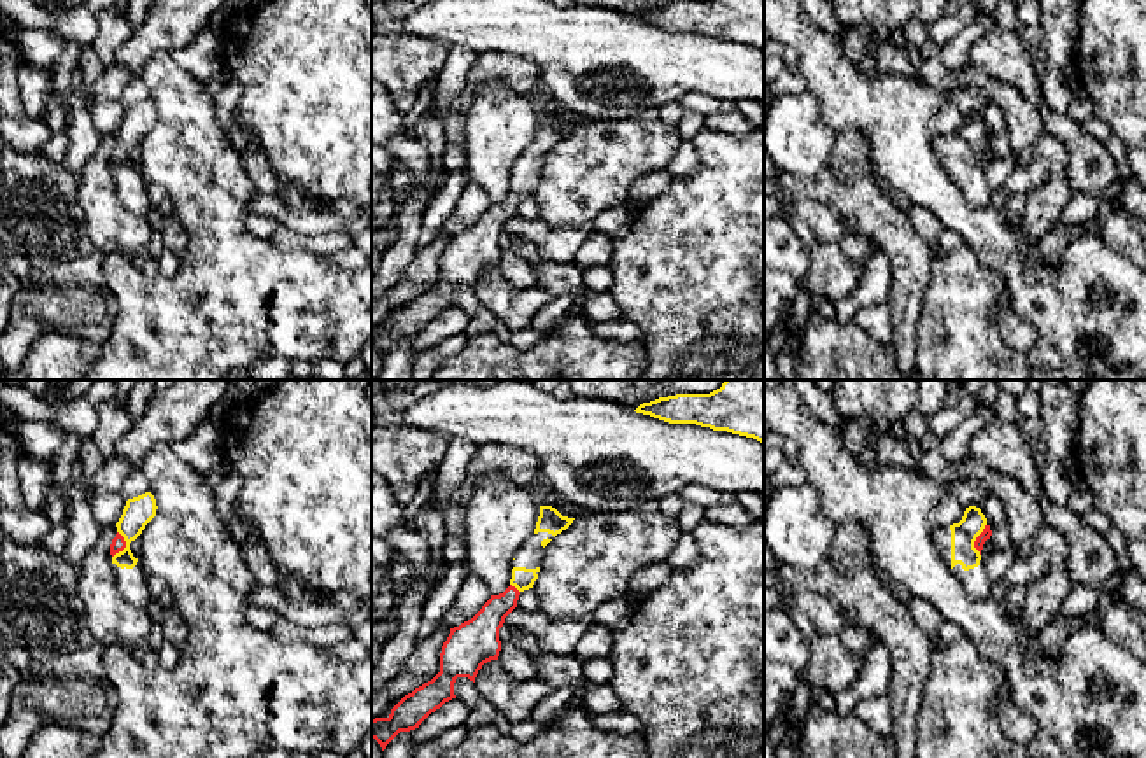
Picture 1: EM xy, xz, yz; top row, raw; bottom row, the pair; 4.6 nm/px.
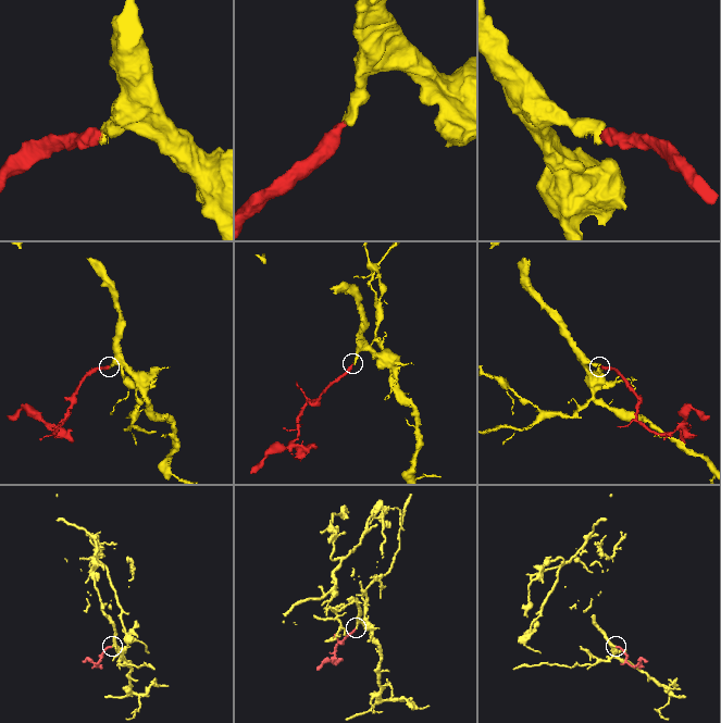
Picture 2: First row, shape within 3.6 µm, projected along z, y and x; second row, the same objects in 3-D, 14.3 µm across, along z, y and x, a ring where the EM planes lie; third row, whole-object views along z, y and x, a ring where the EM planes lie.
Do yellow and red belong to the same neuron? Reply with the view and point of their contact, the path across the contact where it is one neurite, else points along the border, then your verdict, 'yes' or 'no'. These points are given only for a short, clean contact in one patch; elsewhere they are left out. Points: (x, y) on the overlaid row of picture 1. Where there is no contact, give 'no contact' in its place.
contact yz (975, 540); way yz (973, 522), (975, 540), (987, 533); yes

